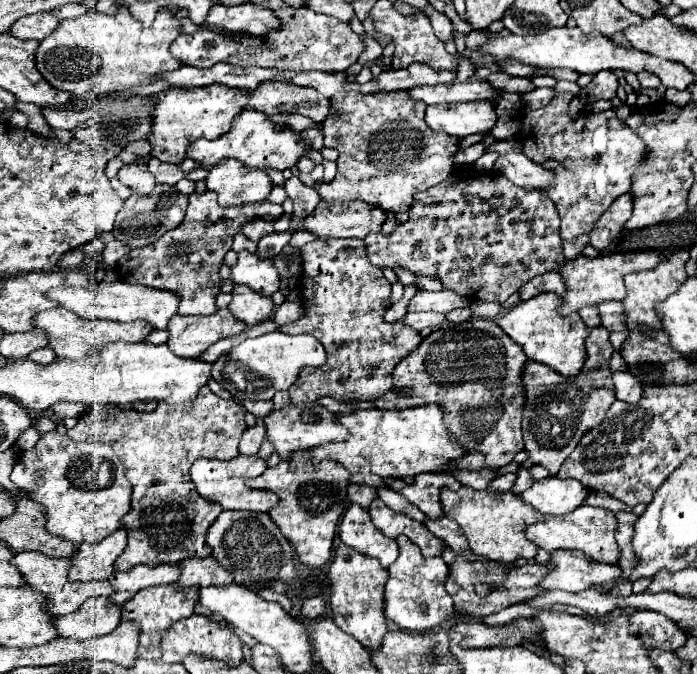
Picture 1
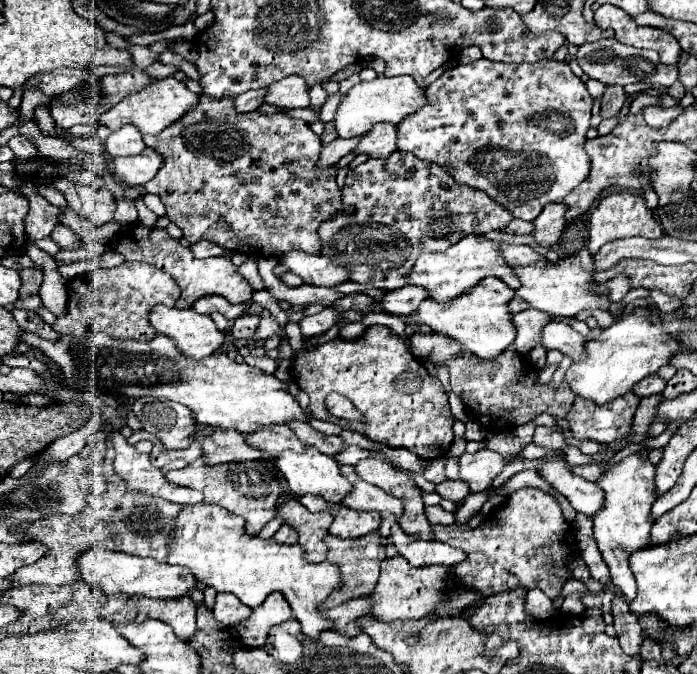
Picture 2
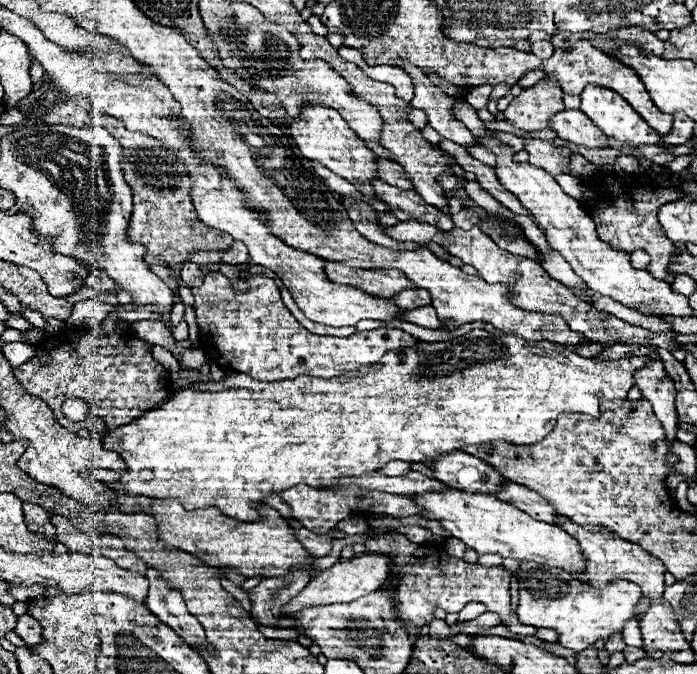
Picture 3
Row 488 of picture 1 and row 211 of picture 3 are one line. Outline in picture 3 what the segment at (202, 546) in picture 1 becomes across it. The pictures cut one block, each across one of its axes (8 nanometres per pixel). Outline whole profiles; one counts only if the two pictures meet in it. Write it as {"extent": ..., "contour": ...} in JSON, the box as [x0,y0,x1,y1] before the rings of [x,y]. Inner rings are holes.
{"extent":[102,116,232,268],"contour":[[[102,116],[102,126],[110,130],[114,138],[118,138],[120,146],[126,148],[126,156],[122,158],[122,172],[126,178],[126,184],[132,188],[134,198],[134,210],[130,218],[130,230],[128,238],[132,242],[140,242],[146,246],[146,262],[158,264],[164,268],[178,268],[180,264],[188,262],[190,254],[194,252],[214,252],[214,250],[226,250],[232,246],[232,236],[208,228],[200,218],[196,216],[190,188],[192,182],[188,178],[188,170],[184,164],[178,162],[178,158],[172,154],[172,150],[164,148],[162,142],[156,142],[156,138],[148,134],[138,132],[126,132],[122,122],[116,122],[114,118]]]}

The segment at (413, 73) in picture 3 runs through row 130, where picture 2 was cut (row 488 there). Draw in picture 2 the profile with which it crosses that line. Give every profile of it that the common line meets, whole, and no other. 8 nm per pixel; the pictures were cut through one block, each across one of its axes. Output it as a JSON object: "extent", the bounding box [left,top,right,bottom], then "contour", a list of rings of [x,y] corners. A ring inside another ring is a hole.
{"extent":[436,480,468,502],"contour":[[[446,480],[446,482],[438,484],[436,492],[446,500],[458,502],[458,500],[464,500],[468,496],[468,484],[464,484],[462,480]]]}

